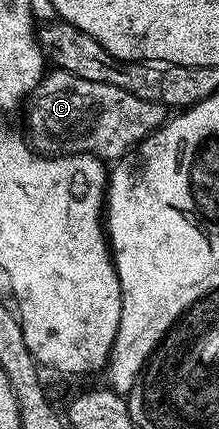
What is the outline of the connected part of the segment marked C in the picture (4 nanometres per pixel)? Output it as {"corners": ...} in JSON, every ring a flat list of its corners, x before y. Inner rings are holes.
{"corners":[[59,68,46,72,29,94,27,109,28,105,27,137,33,148,42,155,91,153,94,157,102,159,116,159,122,157,145,137,151,136,167,120,167,109,164,105,139,99,139,95,131,95,131,91,123,91,111,83,91,83,91,79,79,79,79,75,71,75,66,69]]}

